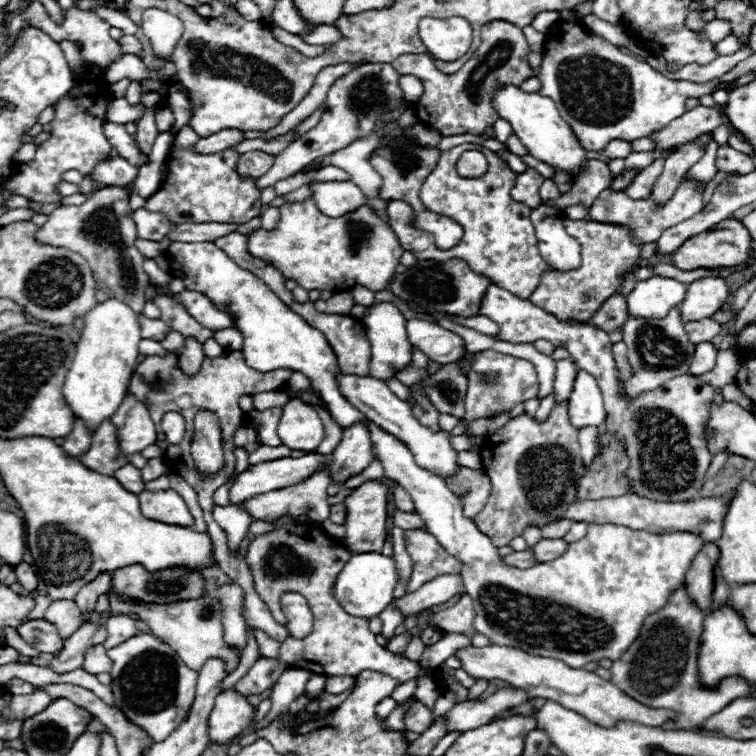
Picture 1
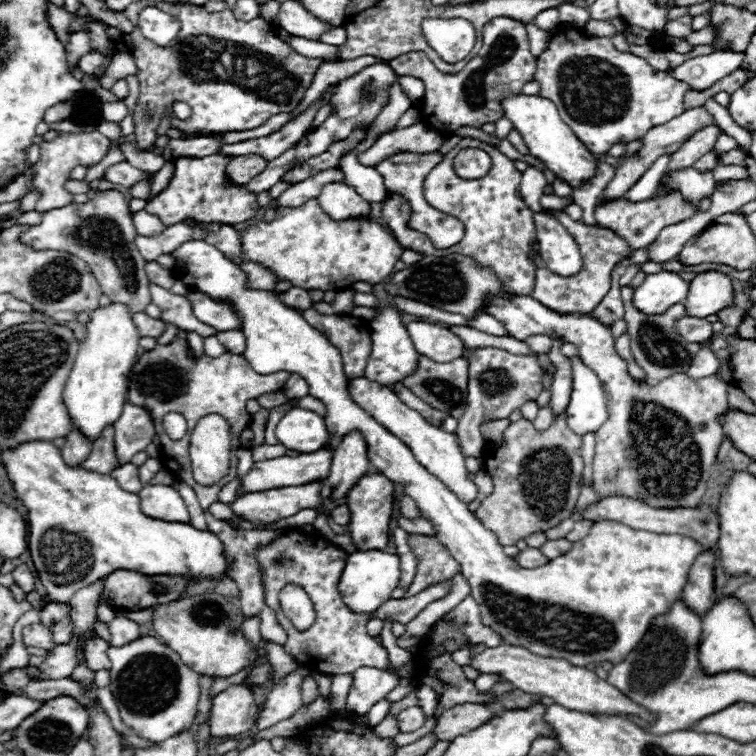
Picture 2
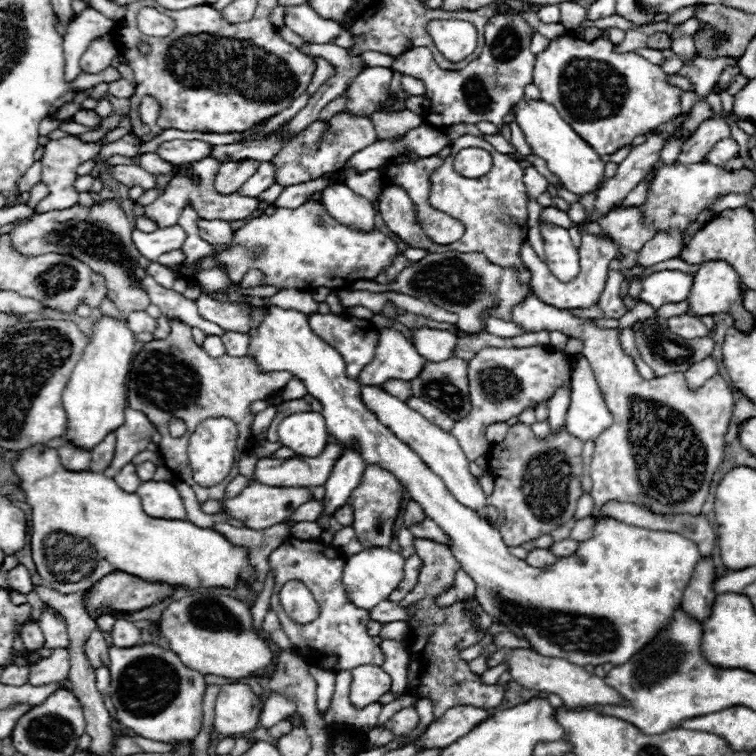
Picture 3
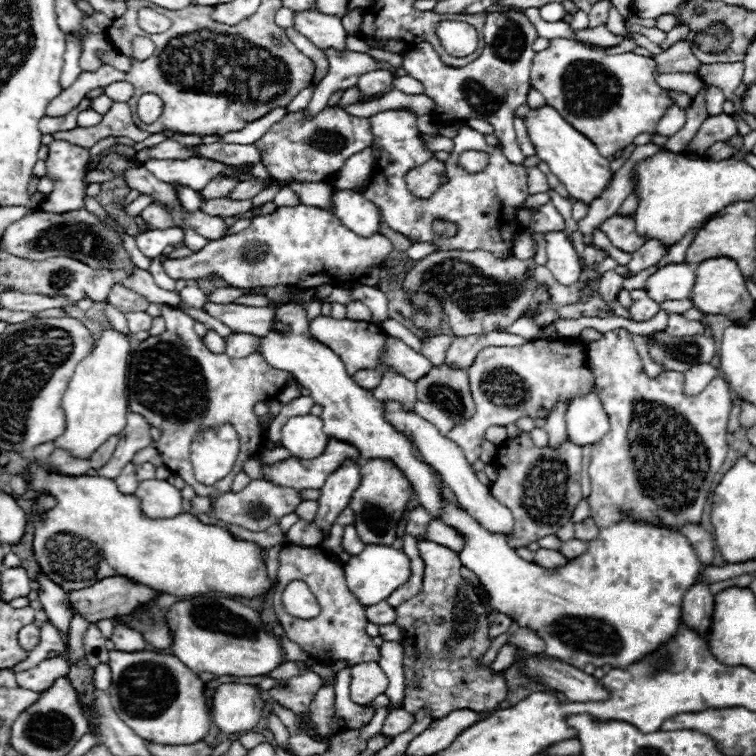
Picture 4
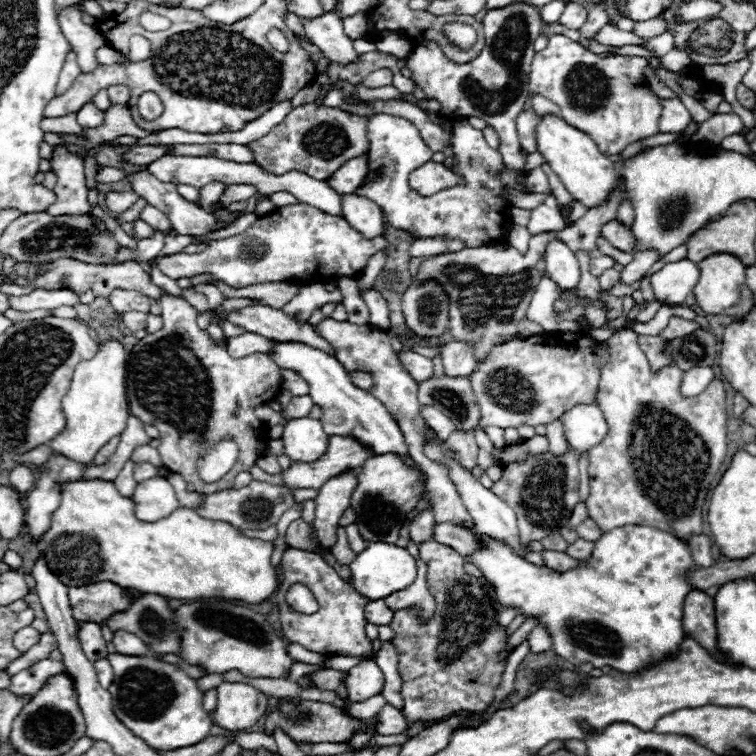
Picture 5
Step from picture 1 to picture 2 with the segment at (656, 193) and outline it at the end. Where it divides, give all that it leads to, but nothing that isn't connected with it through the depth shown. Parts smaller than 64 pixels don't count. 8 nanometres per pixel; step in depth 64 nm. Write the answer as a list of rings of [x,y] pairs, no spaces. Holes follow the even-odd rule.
[[[706,126],[706,128],[698,130],[688,142],[684,142],[684,146],[680,146],[680,150],[676,150],[672,154],[666,172],[690,168],[698,158],[702,158],[706,152],[710,152],[714,148],[718,134],[720,134],[718,126]]]

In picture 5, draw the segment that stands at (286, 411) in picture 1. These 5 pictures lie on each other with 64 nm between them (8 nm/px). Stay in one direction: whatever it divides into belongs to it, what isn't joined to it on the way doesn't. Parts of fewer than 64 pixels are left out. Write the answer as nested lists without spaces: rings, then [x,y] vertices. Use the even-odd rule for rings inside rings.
[[[294,418],[284,426],[282,434],[284,454],[296,462],[312,462],[328,448],[328,434],[324,434],[320,420]]]

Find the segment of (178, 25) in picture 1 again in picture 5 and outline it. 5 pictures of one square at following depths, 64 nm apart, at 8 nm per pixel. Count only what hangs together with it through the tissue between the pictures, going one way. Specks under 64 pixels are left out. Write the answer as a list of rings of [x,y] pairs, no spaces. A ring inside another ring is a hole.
[[[142,12],[140,14],[140,24],[142,24],[142,28],[146,28],[150,32],[160,32],[160,30],[170,28],[170,20],[164,18],[164,16],[158,16],[154,12]]]

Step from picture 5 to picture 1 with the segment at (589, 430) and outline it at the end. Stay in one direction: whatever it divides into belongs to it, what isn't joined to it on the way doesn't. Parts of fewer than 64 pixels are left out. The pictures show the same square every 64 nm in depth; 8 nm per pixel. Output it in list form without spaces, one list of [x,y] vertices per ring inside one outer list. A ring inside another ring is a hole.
[[[578,370],[576,374],[574,390],[568,398],[568,416],[574,428],[600,426],[606,420],[602,392],[596,380],[584,370]]]

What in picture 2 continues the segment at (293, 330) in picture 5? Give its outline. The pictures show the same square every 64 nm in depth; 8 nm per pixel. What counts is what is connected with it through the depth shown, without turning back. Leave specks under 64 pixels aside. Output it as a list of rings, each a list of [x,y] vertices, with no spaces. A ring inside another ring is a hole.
[[[188,292],[186,298],[190,300],[194,308],[194,316],[200,322],[216,328],[218,332],[220,330],[240,330],[240,318],[228,304],[216,302],[202,292]]]

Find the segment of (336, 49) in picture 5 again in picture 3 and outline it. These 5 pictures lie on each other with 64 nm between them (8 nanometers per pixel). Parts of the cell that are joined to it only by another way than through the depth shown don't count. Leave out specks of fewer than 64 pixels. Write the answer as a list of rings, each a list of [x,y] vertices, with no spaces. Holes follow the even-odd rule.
[[[306,4],[288,6],[284,14],[284,26],[302,36],[306,42],[316,42],[316,44],[328,44],[332,38],[336,38],[342,32],[342,24],[320,18]]]

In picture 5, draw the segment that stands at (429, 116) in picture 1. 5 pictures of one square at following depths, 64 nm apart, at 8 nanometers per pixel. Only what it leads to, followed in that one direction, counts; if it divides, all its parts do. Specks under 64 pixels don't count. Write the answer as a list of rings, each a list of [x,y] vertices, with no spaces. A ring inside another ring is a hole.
[[[510,4],[506,8],[488,10],[484,16],[486,46],[478,58],[468,64],[456,64],[448,60],[436,42],[420,42],[408,56],[406,66],[412,72],[414,82],[424,90],[428,98],[440,98],[440,114],[446,118],[478,116],[486,120],[500,138],[500,154],[510,170],[524,170],[526,156],[520,152],[516,118],[522,112],[528,90],[528,74],[534,58],[534,40],[540,36],[542,18],[538,8],[524,4]]]

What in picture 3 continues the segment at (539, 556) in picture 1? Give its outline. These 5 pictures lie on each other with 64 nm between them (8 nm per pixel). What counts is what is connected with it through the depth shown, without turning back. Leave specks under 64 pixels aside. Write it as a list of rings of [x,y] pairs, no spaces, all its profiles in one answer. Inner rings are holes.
[[[566,538],[564,542],[554,542],[548,550],[552,550],[552,554],[556,554],[556,556],[570,556],[576,548],[578,548],[578,544],[574,540]]]

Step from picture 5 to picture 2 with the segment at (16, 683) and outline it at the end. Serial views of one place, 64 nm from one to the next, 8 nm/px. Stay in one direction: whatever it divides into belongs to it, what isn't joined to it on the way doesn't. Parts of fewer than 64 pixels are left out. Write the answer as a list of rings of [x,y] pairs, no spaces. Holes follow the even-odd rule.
[[[74,636],[68,644],[58,644],[50,656],[44,660],[44,664],[38,668],[44,674],[44,680],[60,680],[60,678],[68,678],[72,674],[72,670],[78,664],[78,642],[80,638]]]

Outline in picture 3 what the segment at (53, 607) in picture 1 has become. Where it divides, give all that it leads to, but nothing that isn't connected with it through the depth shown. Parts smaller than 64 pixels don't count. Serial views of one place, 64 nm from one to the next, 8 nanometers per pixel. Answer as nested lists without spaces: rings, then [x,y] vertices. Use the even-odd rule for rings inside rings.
[[[46,608],[38,620],[40,628],[44,630],[46,636],[46,644],[44,648],[62,648],[68,646],[68,626],[66,620],[62,616],[58,616],[58,612],[54,608]]]

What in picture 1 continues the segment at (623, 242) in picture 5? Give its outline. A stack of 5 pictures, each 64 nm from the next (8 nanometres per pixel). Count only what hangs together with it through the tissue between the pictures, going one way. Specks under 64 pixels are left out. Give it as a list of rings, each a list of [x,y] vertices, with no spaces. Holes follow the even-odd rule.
[[[710,138],[710,142],[704,146],[704,154],[700,158],[700,162],[696,166],[692,166],[692,170],[688,170],[686,174],[686,180],[678,186],[676,194],[672,196],[672,200],[668,200],[668,204],[660,210],[656,210],[654,202],[652,200],[632,200],[626,196],[626,192],[612,192],[610,188],[606,188],[604,192],[600,192],[600,196],[592,202],[590,206],[590,218],[596,220],[596,222],[610,222],[610,224],[628,224],[634,232],[634,238],[638,244],[646,244],[646,242],[656,242],[660,238],[660,234],[688,218],[692,218],[694,214],[698,214],[702,208],[704,208],[704,202],[702,202],[702,194],[704,194],[704,188],[698,186],[696,182],[704,182],[708,184],[714,174],[718,172],[716,170],[716,150],[718,150],[718,144],[714,142],[714,138]]]

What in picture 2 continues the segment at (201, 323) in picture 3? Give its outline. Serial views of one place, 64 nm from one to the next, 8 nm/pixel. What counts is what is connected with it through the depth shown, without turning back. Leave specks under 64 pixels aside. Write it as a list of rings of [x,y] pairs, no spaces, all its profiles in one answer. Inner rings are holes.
[[[150,284],[150,296],[152,296],[152,302],[162,310],[164,322],[174,324],[178,330],[184,330],[184,332],[198,332],[202,338],[216,336],[216,330],[212,326],[202,324],[192,314],[192,306],[184,296],[172,294],[170,290],[164,290],[156,284]]]

